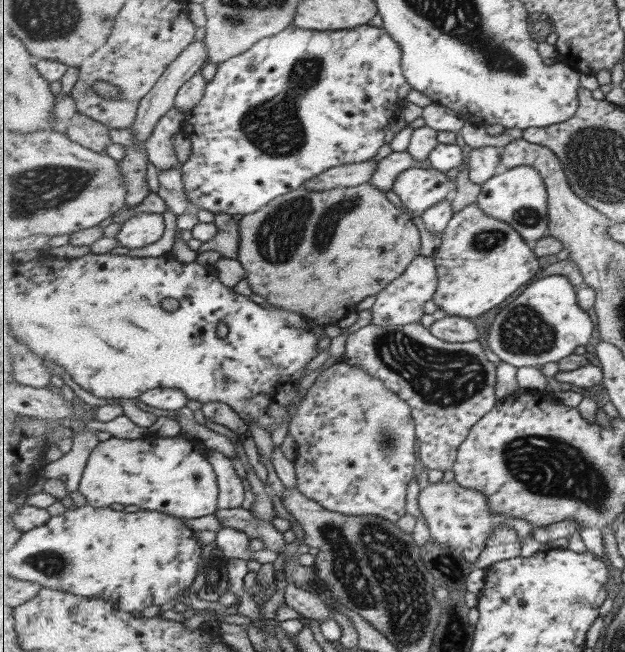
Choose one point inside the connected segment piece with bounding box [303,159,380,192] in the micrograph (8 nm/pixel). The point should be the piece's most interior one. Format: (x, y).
(358, 174)

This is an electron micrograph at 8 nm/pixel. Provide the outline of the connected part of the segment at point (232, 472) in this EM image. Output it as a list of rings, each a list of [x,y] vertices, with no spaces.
[[[217,450],[208,454],[212,465],[215,466],[218,482],[220,485],[219,508],[236,509],[245,500],[245,488],[243,479],[239,478],[239,473],[234,465],[234,460],[223,456]]]

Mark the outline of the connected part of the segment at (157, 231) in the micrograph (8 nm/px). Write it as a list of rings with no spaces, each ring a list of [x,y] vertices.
[[[138,212],[121,225],[116,239],[119,246],[141,248],[161,240],[165,231],[166,222],[163,220],[163,214]]]

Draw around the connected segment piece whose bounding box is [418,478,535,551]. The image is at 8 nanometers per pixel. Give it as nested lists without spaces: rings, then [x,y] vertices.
[[[456,479],[450,481],[440,480],[429,483],[419,491],[418,509],[424,516],[431,538],[440,545],[449,545],[459,550],[471,548],[485,549],[490,536],[500,524],[508,524],[517,531],[517,540],[521,544],[527,542],[527,536],[534,530],[534,526],[525,519],[516,519],[506,514],[496,513],[488,503],[488,496],[481,491],[465,488]]]

